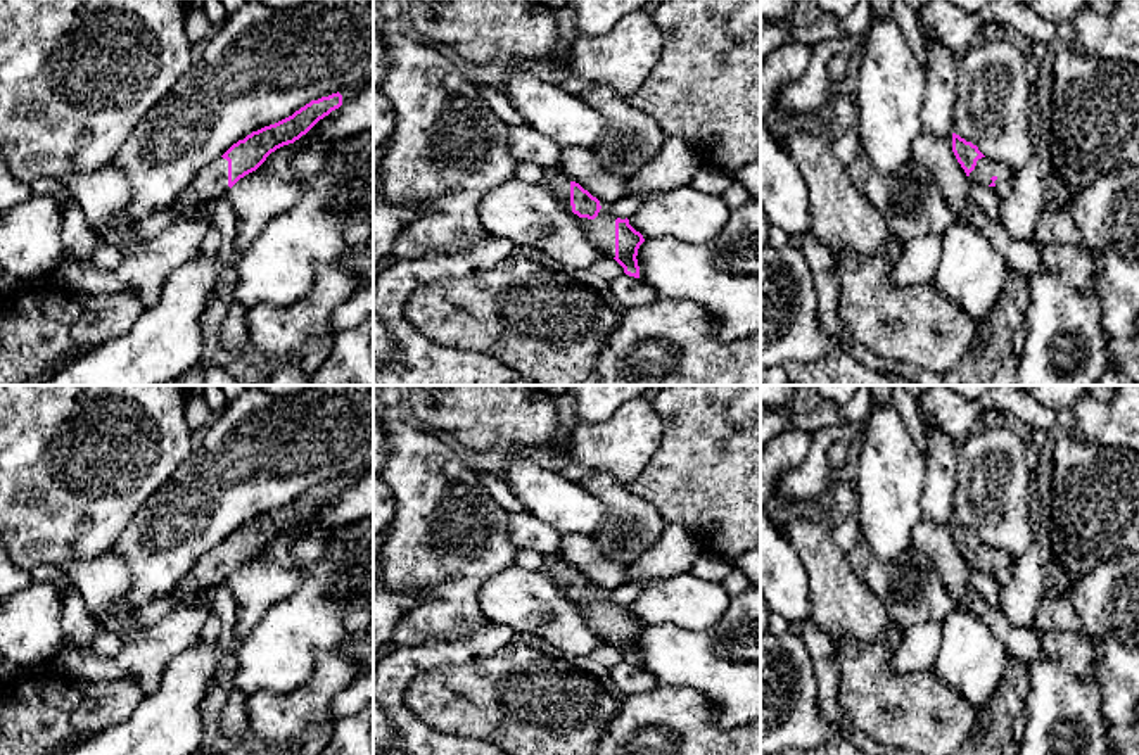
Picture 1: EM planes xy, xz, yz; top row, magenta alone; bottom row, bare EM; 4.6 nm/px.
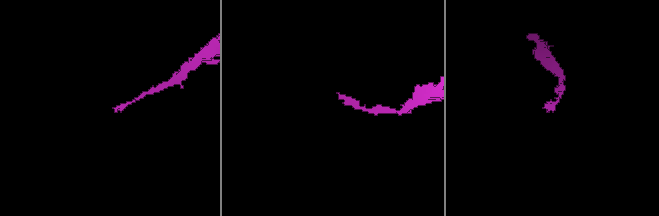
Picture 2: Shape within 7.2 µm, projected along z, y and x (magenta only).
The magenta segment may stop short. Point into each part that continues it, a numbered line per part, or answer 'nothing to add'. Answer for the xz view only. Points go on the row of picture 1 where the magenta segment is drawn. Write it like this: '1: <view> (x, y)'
1: xz (602, 230)

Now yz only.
1: yz (986, 168)

